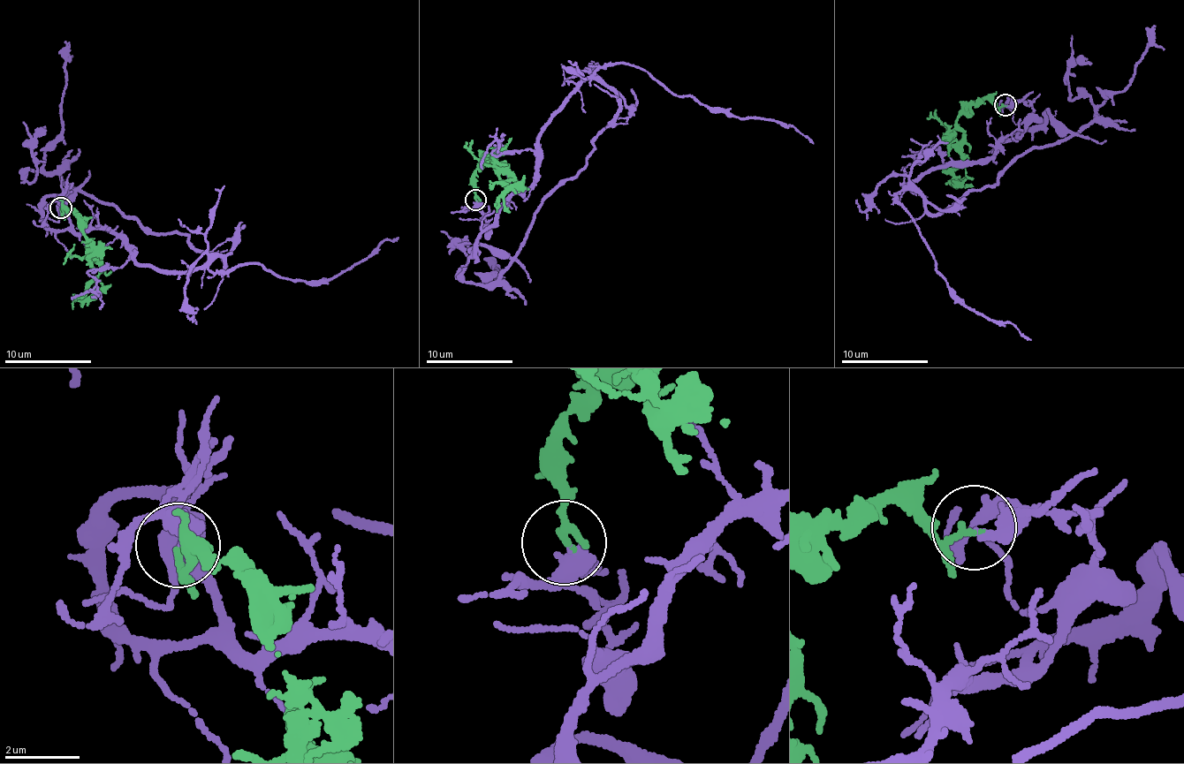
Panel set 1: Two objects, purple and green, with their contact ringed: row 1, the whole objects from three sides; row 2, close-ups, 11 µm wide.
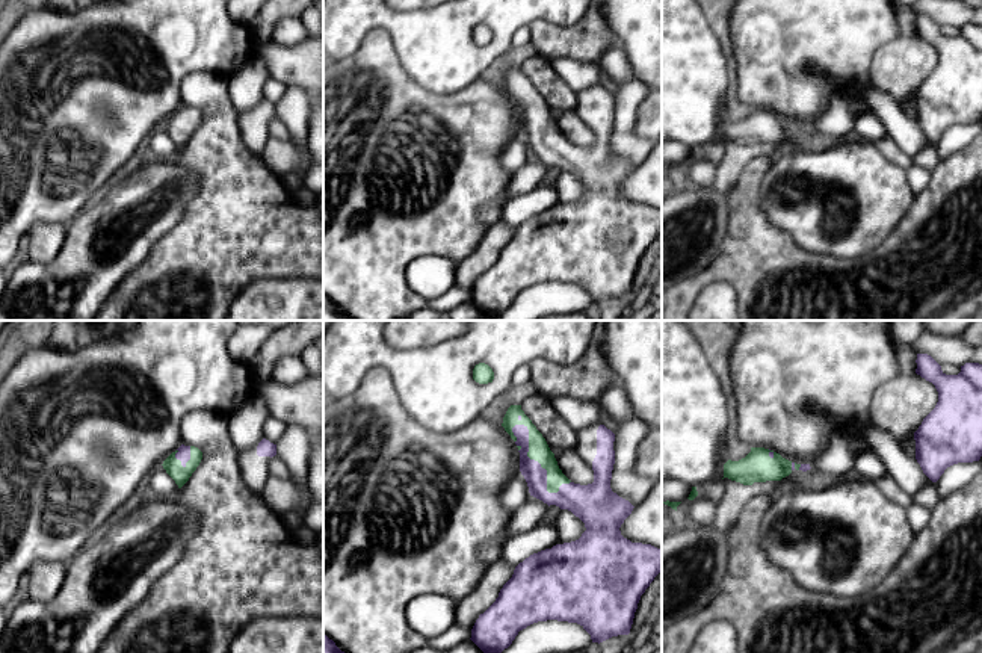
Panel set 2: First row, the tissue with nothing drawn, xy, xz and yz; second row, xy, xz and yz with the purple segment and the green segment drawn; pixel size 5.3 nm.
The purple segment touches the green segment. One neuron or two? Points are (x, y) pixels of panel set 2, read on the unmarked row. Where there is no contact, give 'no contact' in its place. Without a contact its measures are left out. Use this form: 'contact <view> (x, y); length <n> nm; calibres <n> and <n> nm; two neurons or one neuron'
contact xz (540, 126); length 440 nm; calibres 150 and 110 nm; two neurons

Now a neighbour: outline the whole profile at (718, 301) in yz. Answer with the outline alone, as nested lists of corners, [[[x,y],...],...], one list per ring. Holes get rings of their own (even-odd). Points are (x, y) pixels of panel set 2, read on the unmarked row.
[[[727,281],[710,283],[696,296],[687,320],[743,320],[737,292]]]

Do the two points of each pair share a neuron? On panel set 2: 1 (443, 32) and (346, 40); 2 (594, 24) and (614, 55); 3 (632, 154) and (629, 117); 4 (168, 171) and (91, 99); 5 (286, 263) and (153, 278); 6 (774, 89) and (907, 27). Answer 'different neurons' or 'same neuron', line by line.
1: same neuron
2: different neurons
3: same neuron
4: different neurons
5: same neuron
6: different neurons

